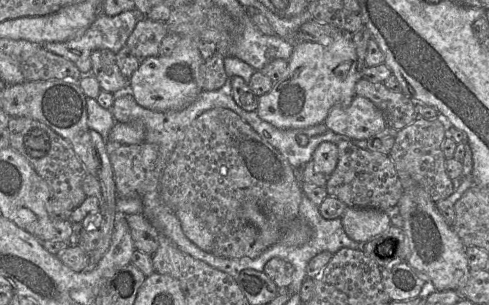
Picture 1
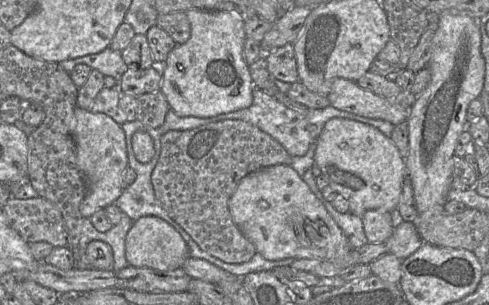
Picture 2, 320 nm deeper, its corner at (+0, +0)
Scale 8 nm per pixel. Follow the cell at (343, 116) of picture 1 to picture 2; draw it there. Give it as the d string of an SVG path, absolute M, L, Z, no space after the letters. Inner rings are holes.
M345 78L333 81L327 97L330 105L339 110L385 120L394 126L406 121L409 116L409 110L392 105L381 96L363 89L356 81Z

